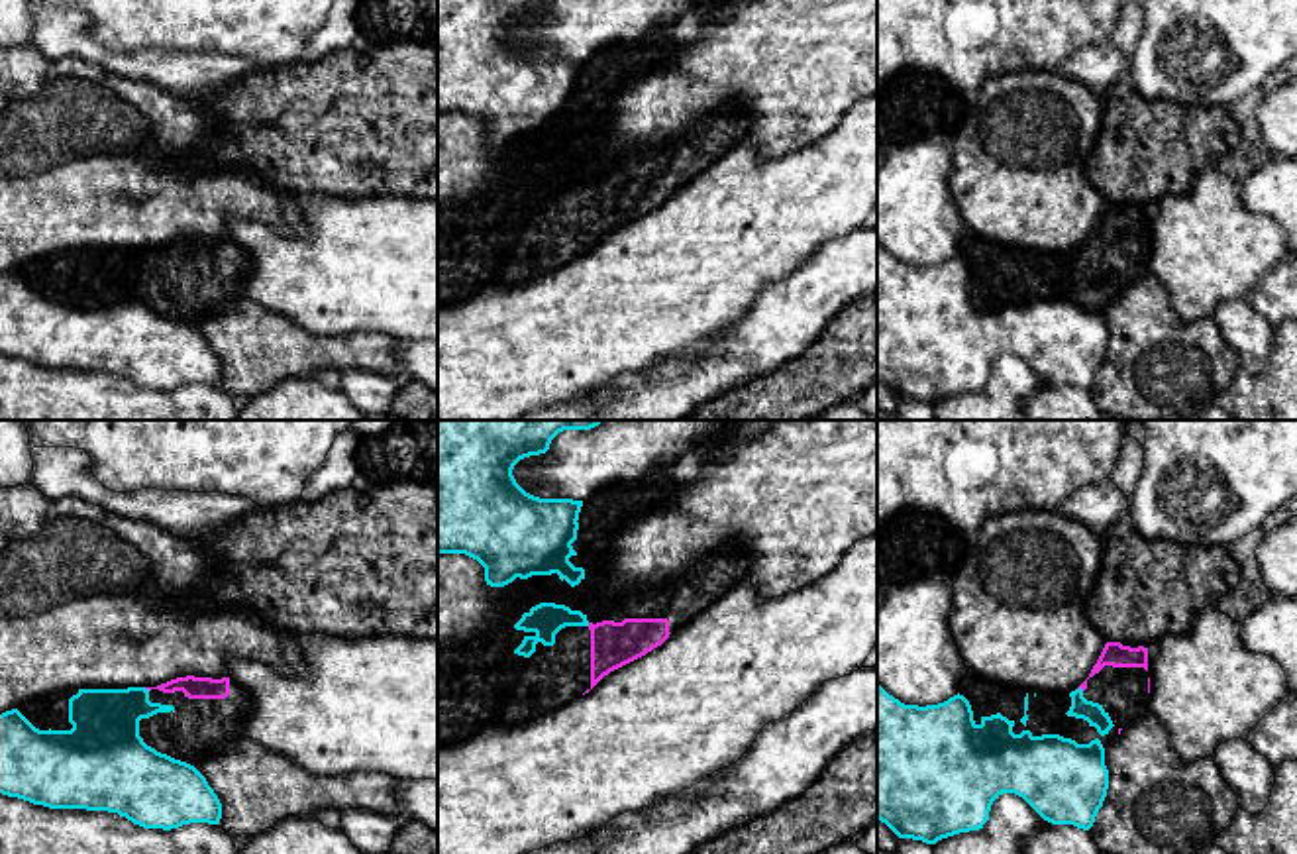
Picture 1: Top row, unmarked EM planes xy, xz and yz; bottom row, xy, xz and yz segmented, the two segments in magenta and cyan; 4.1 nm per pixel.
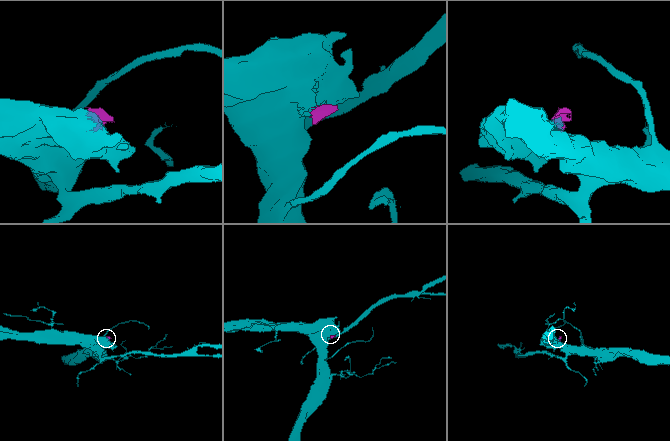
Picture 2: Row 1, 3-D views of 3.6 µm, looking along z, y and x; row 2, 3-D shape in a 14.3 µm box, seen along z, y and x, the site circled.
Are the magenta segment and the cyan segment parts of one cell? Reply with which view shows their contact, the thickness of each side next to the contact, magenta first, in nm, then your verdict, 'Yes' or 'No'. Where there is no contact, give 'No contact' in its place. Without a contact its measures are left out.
Touches magenta in yz. Thickness 100 nm (magenta) against 90 nm. No

